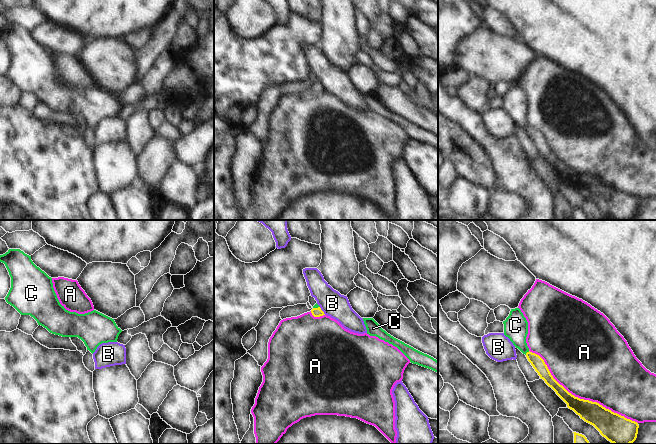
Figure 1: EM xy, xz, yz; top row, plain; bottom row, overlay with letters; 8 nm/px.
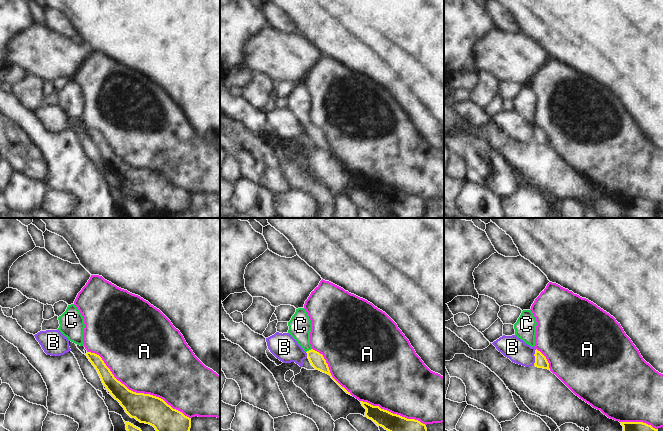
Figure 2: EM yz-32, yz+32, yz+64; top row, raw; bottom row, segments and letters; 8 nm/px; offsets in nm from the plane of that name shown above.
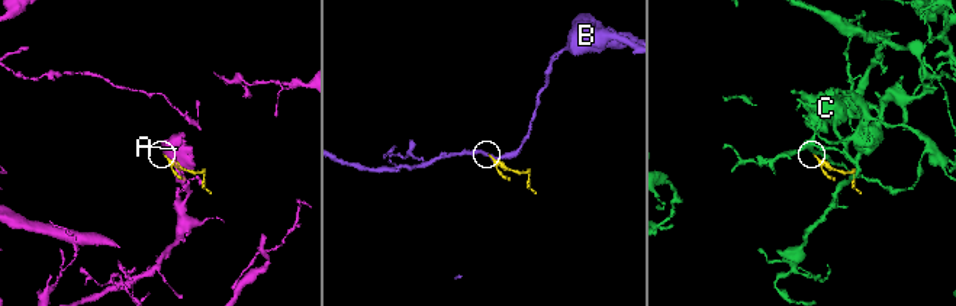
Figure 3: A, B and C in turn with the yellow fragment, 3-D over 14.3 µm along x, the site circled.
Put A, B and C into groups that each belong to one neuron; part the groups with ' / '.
A / B / C

